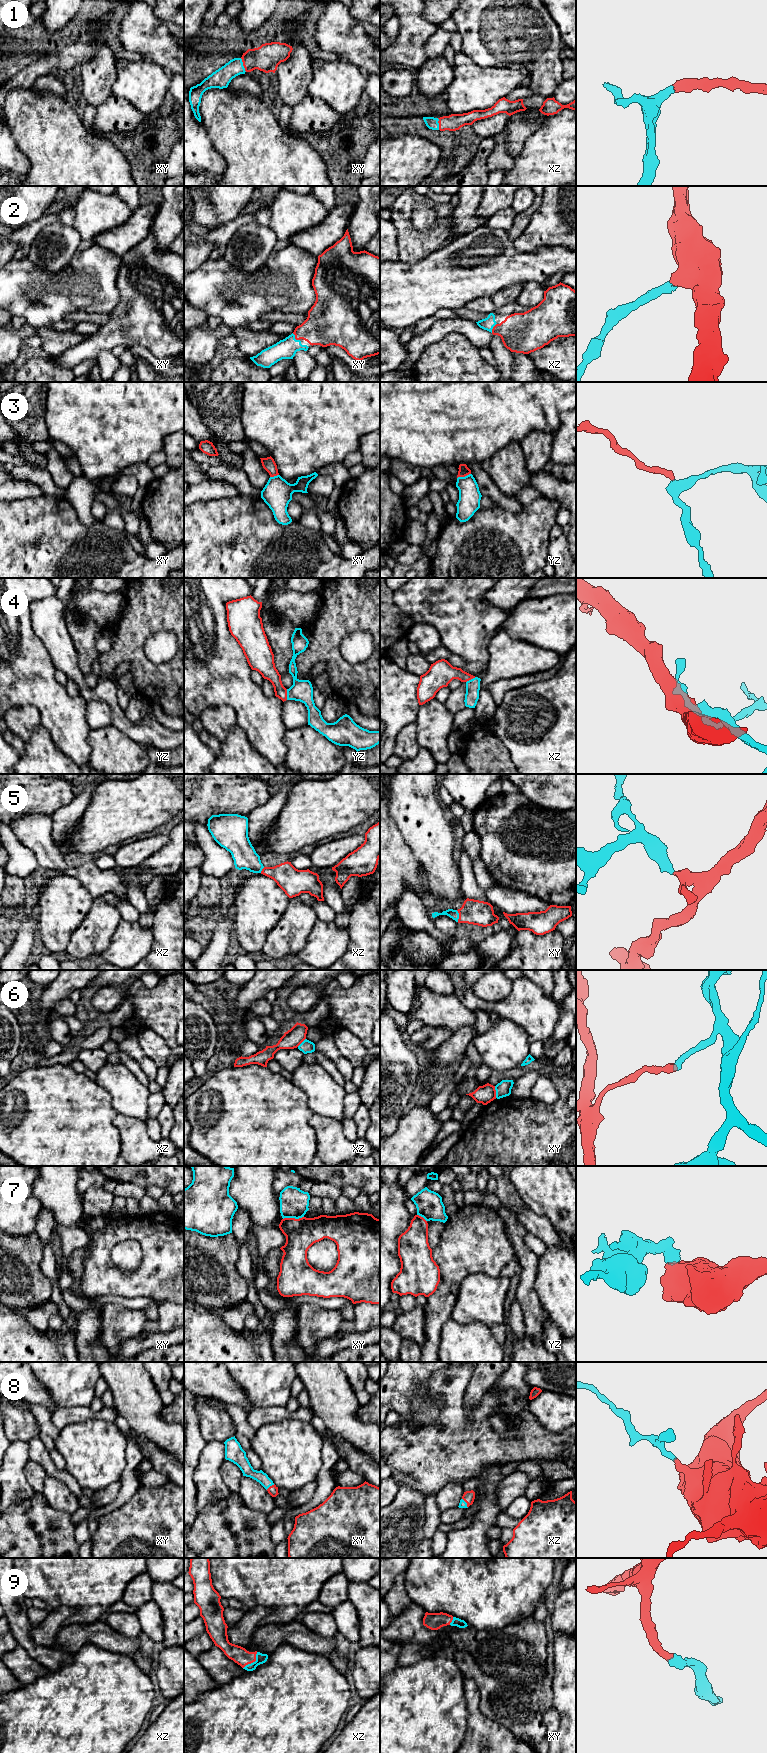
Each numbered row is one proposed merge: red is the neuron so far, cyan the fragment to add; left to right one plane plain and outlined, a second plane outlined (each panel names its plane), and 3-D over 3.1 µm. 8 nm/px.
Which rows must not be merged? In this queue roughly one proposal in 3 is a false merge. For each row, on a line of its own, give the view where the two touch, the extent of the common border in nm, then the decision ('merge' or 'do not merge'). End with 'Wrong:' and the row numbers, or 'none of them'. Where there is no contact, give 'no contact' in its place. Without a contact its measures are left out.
1: meets red in xy; contact 120 nm long; merge
2: meets red in xy; contact 90 nm long; merge
3: meets red in yz; contact 120 nm long; do not merge
4: meets red in yz; contact 90 nm long; merge
5: meets red in xy; contact 100 nm long; merge
6: meets red in xy; contact 100 nm long; do not merge
7: meets red in xy; contact 170 nm long; do not merge
8: meets red in xy; contact 80 nm long; merge
9: meets red in xz; contact 180 nm long; merge
Wrong: 3, 6, 7

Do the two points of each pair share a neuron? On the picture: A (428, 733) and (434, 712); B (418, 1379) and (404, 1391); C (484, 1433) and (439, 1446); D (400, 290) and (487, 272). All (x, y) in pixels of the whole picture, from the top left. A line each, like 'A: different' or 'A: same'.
A: same
B: same
C: same
D: same

